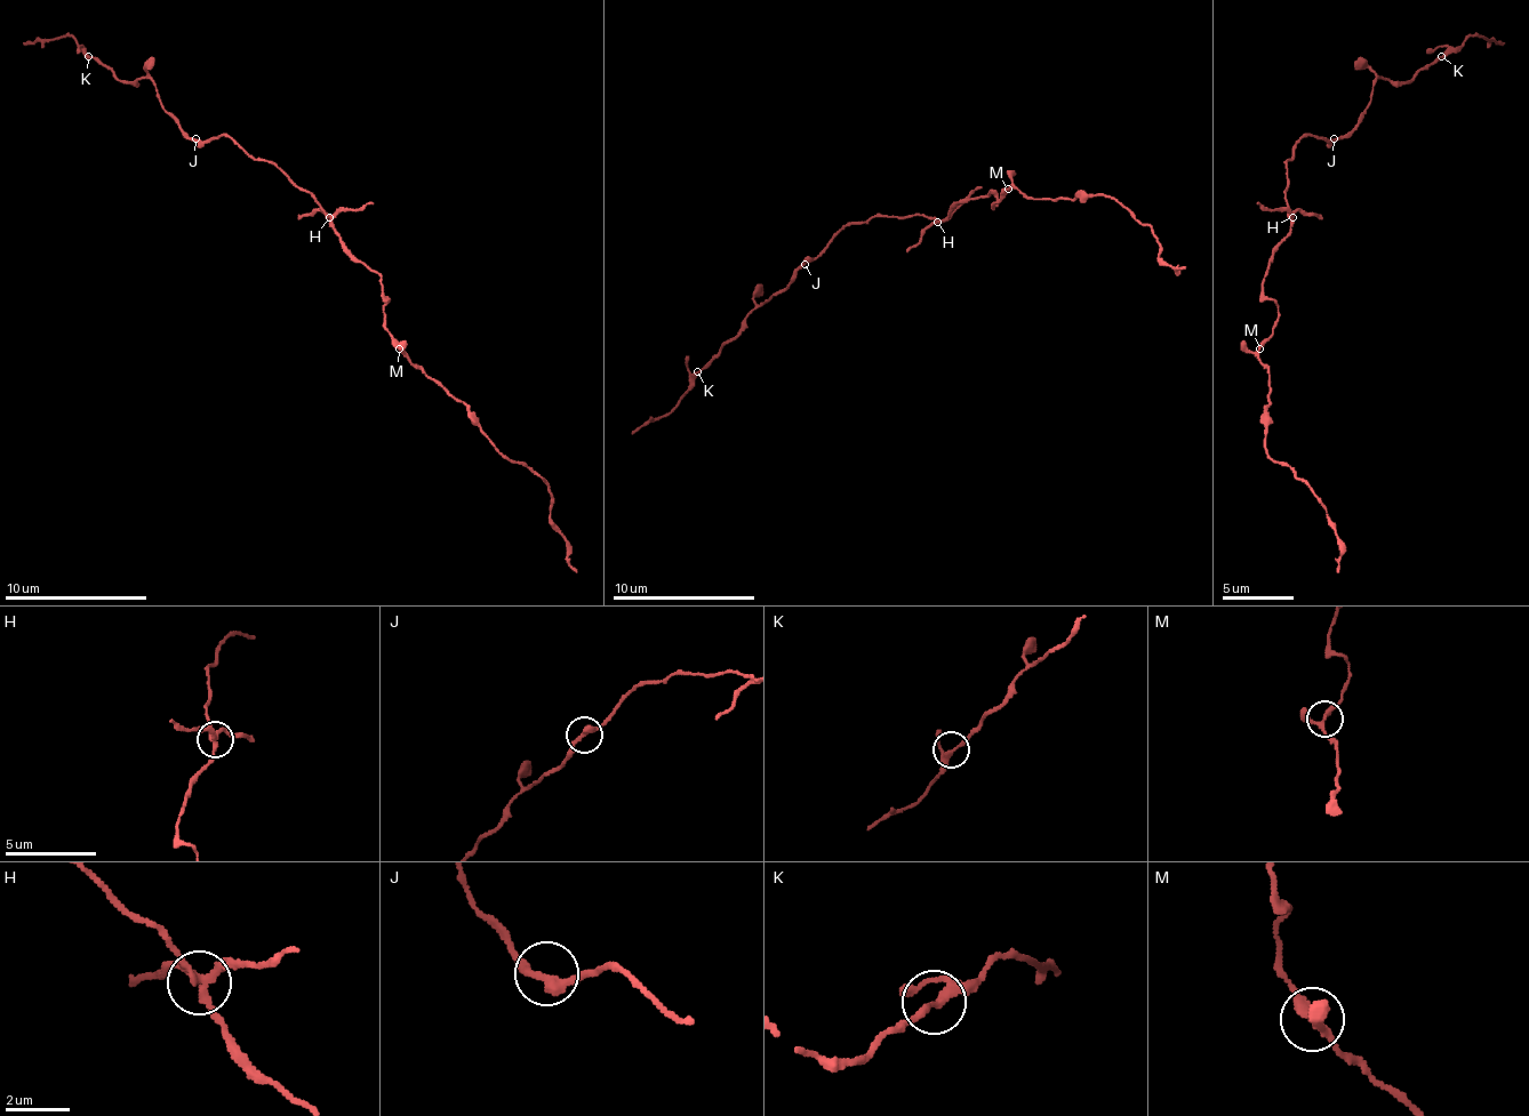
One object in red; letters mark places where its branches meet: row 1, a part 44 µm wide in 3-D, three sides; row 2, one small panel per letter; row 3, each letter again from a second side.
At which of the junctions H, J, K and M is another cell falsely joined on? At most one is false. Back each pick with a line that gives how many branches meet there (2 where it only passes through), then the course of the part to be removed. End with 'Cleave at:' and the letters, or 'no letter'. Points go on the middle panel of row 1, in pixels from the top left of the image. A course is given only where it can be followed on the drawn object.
H: branches 4; course (936, 221), (983, 185)
Cleave at: H

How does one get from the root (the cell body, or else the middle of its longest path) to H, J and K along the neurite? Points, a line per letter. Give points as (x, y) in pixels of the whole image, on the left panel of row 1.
H: (335, 231), (328, 217)
J: (335, 231), (331, 217), (271, 163), (253, 160), (224, 135), (206, 142), (195, 138)
K: (335, 231), (331, 217), (271, 163), (253, 160), (224, 135), (195, 142), (145, 78), (120, 81), (88, 56)

